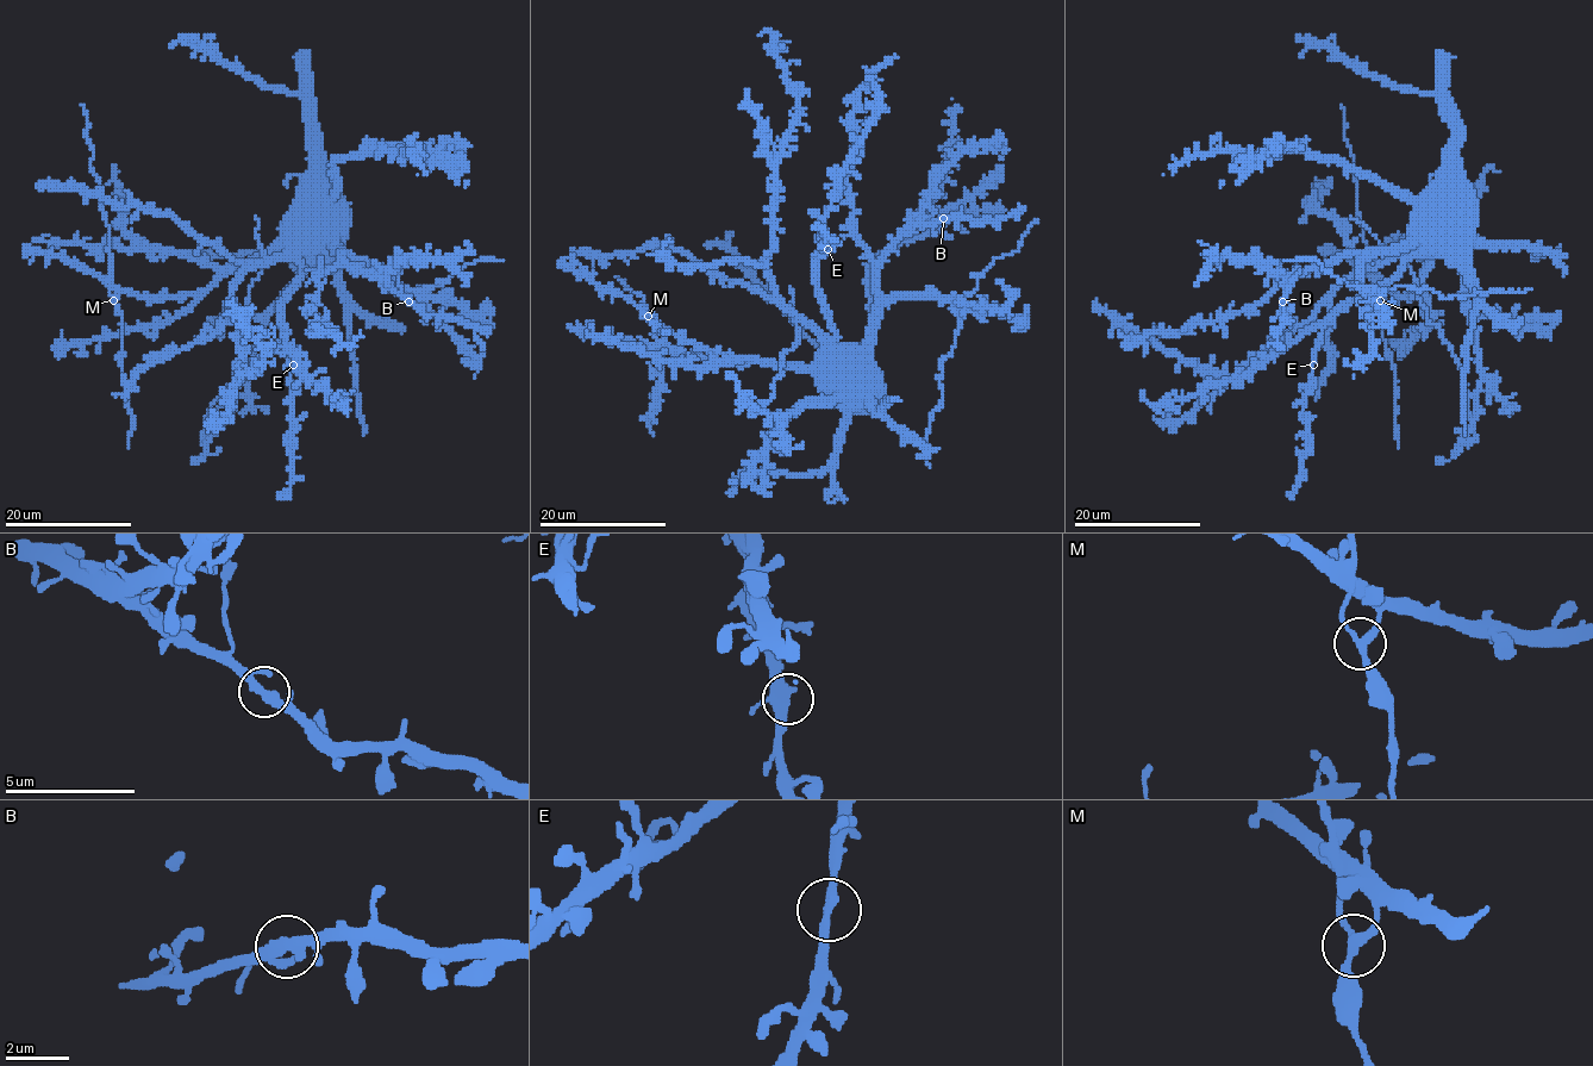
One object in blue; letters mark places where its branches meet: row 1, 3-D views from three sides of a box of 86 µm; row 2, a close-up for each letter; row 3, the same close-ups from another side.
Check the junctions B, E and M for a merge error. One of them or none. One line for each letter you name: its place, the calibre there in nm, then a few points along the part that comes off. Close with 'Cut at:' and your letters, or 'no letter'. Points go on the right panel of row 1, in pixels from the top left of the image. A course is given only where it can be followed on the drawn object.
M: at (1380, 300); 240 nm thick; foreign part runs (1380, 299), (1372, 255), (1362, 237), (1351, 150), (1343, 136), (1342, 104)
Cut at: M

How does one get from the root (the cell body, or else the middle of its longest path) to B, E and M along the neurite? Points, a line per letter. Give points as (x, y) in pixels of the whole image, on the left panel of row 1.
B: (322, 175), (322, 191), (329, 199), (329, 234), (341, 247), (341, 256), (366, 269), (408, 301)
E: (322, 175), (304, 204), (299, 275), (286, 293), (283, 306), (283, 341), (293, 365)
M: (322, 175), (300, 191), (272, 245), (231, 265), (205, 288), (169, 297), (119, 292), (113, 299)

